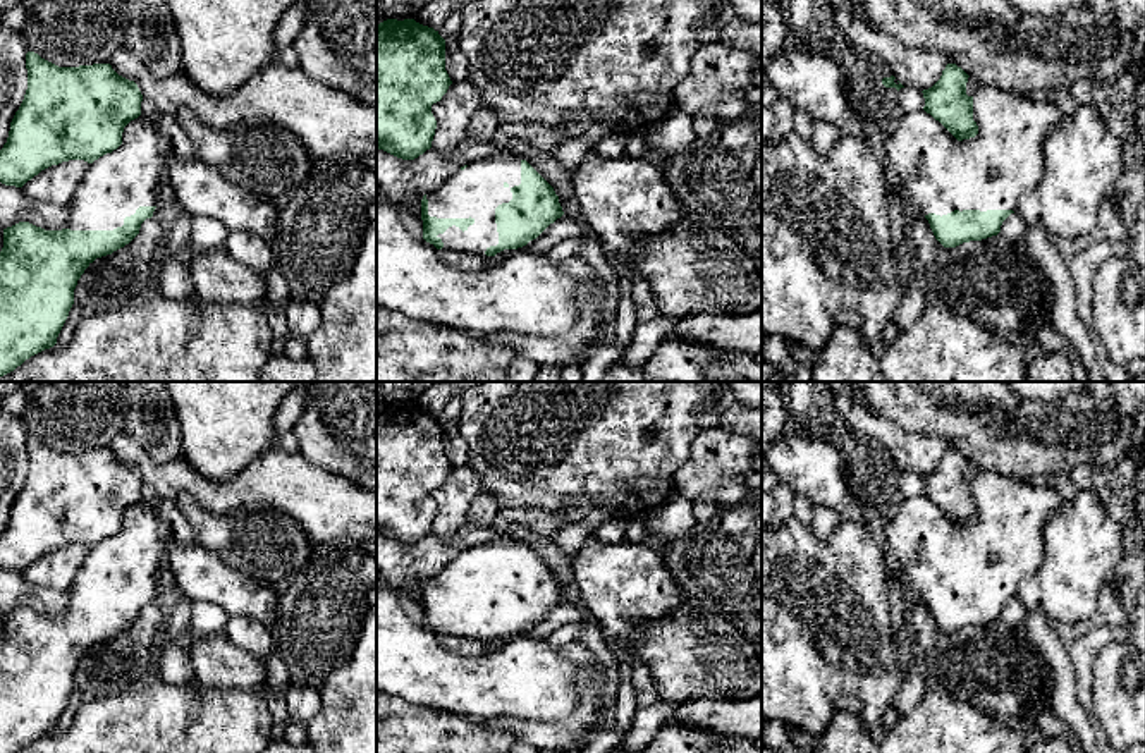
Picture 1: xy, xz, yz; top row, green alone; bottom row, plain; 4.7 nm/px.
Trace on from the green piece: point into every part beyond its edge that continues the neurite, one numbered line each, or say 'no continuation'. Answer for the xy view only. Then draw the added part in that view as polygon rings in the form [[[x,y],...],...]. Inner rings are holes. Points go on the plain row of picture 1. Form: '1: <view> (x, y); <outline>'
1: xy (114, 571); [[[139,500],[122,517],[122,530],[89,548],[69,597],[70,615],[113,615],[139,591],[156,591],[167,536],[156,505]]]

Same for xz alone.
1: xz (478, 575); [[[497,524],[497,536],[485,545],[469,548],[464,555],[456,555],[442,571],[426,578],[428,600],[437,603],[473,603],[475,609],[464,617],[452,610],[437,622],[442,624],[444,634],[456,634],[487,641],[490,631],[499,629],[499,617],[495,609],[495,593],[512,585],[511,574],[521,569],[521,547],[524,543],[514,535],[512,528]]]

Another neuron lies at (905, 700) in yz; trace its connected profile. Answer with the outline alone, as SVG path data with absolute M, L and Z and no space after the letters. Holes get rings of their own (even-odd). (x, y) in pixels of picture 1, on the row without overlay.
M913 660L909 667L904 669L904 681L892 700L892 707L903 715L908 713L923 698L925 689L923 676Z

